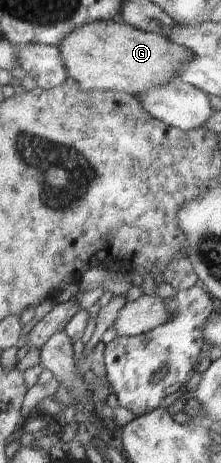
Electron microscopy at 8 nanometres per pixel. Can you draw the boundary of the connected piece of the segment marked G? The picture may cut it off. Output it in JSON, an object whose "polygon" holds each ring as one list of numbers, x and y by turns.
{"polygon":[[96,20,92,23,85,23,63,35,57,43,57,50,67,77,73,79,81,90,124,92,131,96,142,90,160,84,164,85,166,82,174,80,173,71,179,66,179,63,185,63,191,56,185,47,171,42,164,35,142,31,121,20,118,22]]}

